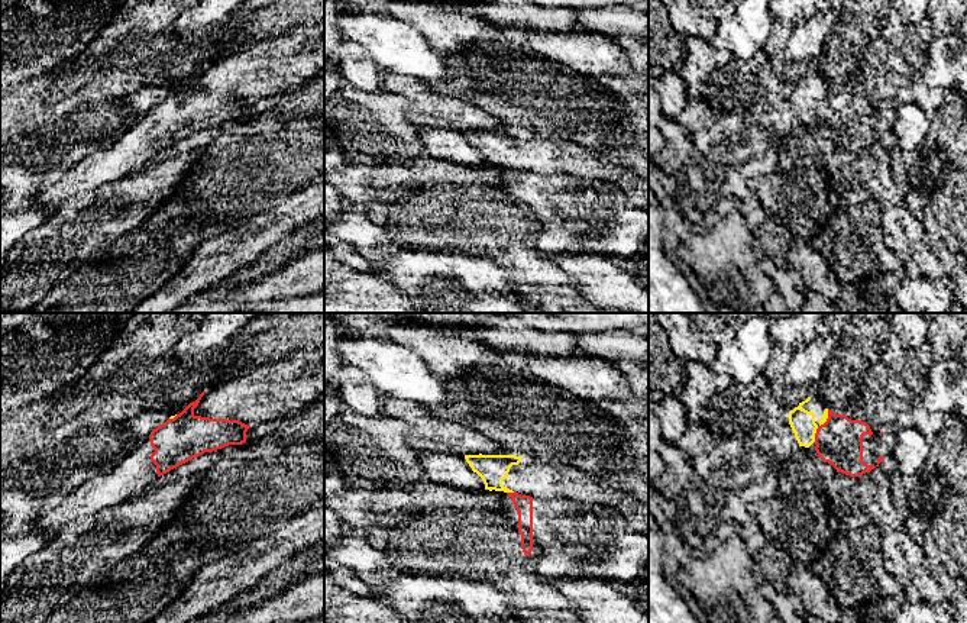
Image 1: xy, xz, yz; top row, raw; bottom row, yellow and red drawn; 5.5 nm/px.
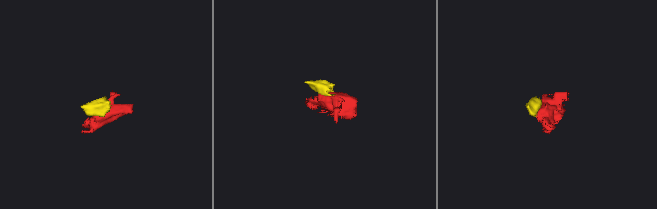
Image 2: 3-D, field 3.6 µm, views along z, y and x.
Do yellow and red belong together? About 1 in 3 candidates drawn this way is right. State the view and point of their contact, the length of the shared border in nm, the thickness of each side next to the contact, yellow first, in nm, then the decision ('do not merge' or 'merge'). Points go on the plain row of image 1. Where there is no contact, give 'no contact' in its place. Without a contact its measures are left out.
yz (821, 99) | 200 nm | 40/260 nm | do not merge

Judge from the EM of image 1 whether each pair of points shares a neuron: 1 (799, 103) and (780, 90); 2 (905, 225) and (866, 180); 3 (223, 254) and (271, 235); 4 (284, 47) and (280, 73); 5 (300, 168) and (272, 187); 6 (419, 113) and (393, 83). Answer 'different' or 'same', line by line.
1: same
2: different
3: same
4: same
5: same
6: same

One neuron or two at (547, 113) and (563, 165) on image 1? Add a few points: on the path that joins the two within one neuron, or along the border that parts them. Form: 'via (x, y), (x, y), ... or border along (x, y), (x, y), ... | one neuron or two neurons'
via (537, 126), (537, 141), (550, 154) | one neuron

